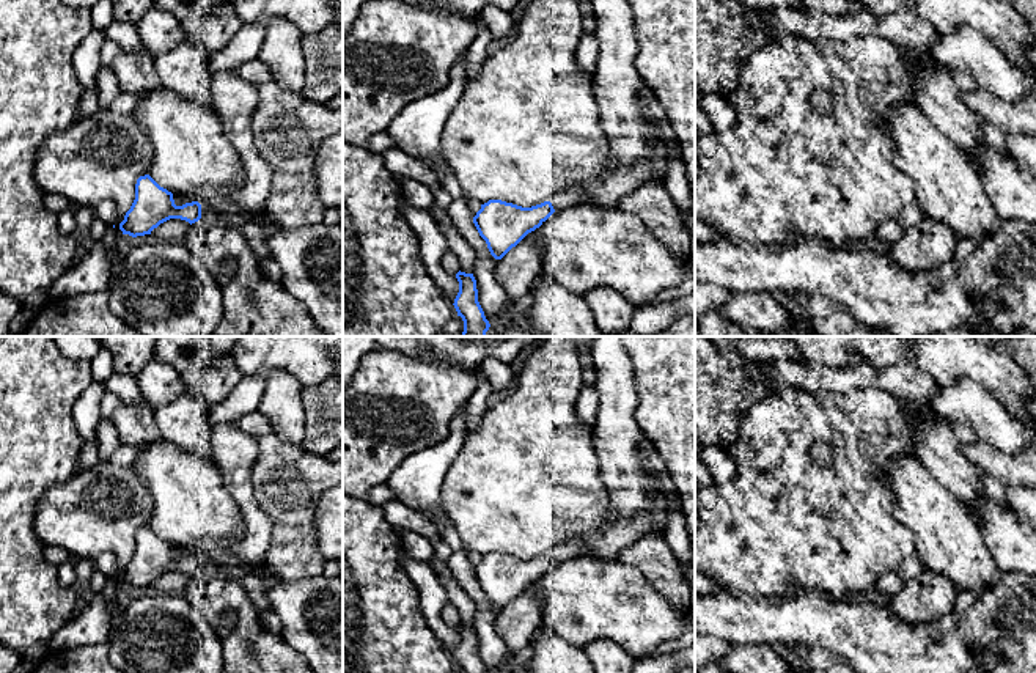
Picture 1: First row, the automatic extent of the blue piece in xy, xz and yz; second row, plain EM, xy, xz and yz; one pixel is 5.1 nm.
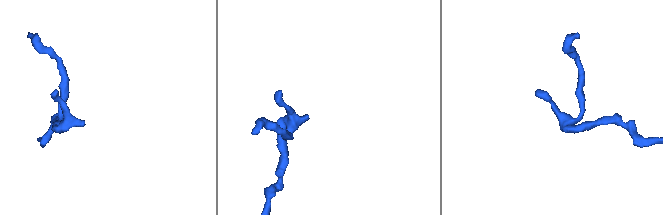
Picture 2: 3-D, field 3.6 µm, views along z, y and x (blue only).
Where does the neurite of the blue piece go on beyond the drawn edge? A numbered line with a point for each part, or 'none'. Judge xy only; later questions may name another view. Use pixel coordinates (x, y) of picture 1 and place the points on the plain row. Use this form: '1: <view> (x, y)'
1: xy (208, 566)

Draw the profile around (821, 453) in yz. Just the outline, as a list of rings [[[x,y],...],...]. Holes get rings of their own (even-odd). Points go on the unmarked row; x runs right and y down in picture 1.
[[[814,443],[811,448],[813,462],[817,465],[827,465],[832,462],[833,450],[828,443]]]

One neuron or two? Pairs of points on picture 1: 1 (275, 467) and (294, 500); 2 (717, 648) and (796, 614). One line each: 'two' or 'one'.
1: one
2: two

